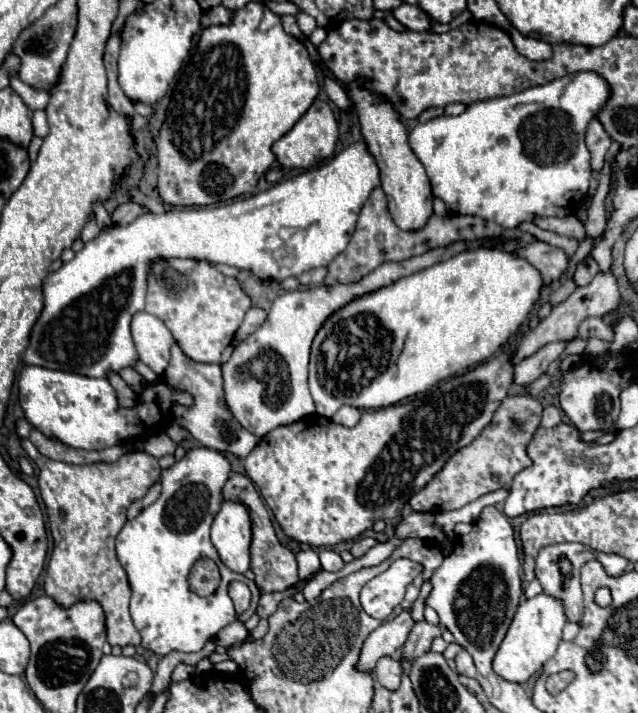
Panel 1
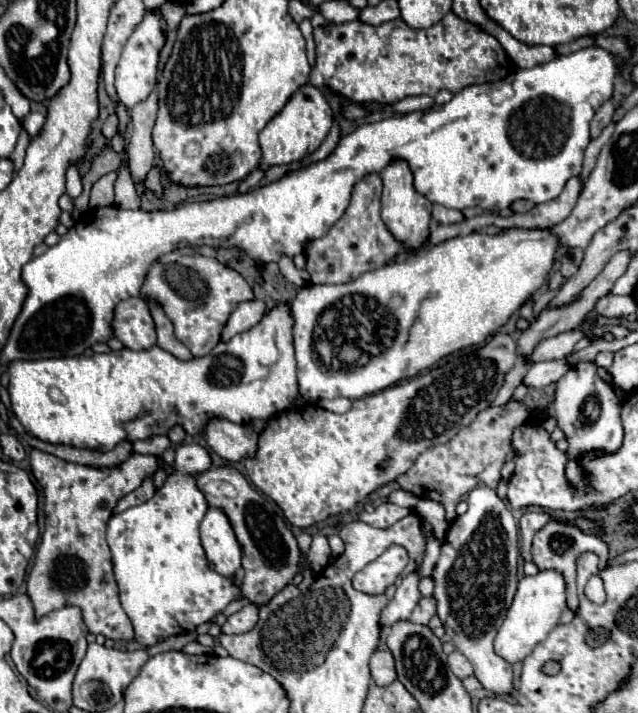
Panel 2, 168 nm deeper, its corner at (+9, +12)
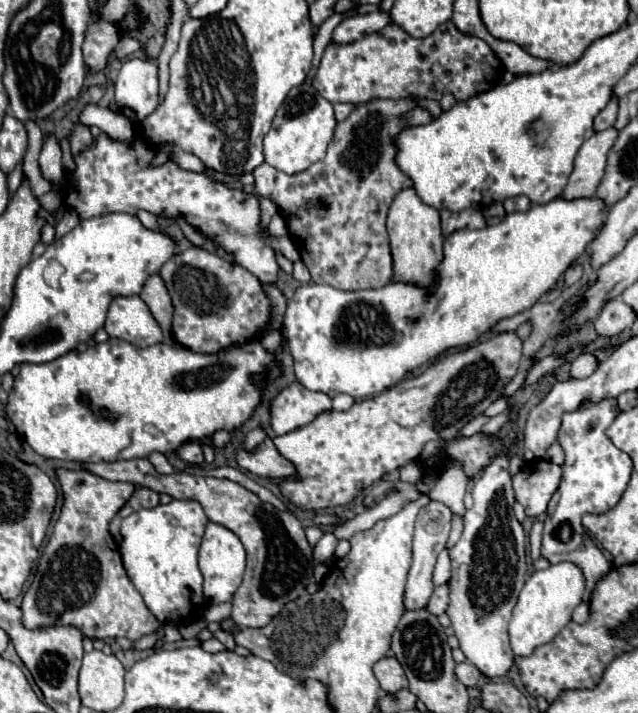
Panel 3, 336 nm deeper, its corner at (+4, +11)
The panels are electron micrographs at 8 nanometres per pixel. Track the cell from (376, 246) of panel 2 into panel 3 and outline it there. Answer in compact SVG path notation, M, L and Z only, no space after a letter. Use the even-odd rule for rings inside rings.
M414 97L370 99L356 105L348 119L336 125L326 157L310 169L286 175L262 163L252 171L256 193L276 203L314 283L358 291L384 287L392 279L386 215L396 189L412 187L412 179L394 161L398 151L394 139L408 127L402 115L414 107Z

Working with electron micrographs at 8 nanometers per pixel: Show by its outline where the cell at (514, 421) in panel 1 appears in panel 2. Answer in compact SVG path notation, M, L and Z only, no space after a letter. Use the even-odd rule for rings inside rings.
M509 400L503 406L489 406L477 414L469 428L461 428L461 432L451 438L447 444L433 446L425 450L411 470L405 476L399 476L397 482L403 490L415 494L417 498L429 498L441 502L447 510L447 522L453 522L457 502L469 494L475 486L483 484L489 488L497 488L501 480L501 468L511 452L511 434L517 426L529 420L529 408L521 400Z

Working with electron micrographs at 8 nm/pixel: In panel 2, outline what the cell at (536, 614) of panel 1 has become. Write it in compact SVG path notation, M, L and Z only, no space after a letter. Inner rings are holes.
M545 570L535 576L525 576L519 580L513 604L507 610L507 616L495 636L495 652L509 664L521 662L529 652L547 638L547 634L557 626L561 612L565 610L565 582L559 572Z

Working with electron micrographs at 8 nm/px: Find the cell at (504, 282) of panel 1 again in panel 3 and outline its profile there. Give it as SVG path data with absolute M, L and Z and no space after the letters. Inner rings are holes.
M562 199L550 203L532 203L526 213L510 213L504 221L478 231L462 229L446 237L444 261L438 267L438 283L430 289L408 283L388 283L382 289L340 291L330 285L302 285L288 301L282 321L282 333L294 357L294 371L302 385L312 391L322 391L330 397L348 393L354 399L364 399L386 391L406 377L406 373L436 359L452 347L464 347L476 341L500 319L512 317L530 309L546 291L550 291L558 277L576 261L596 237L604 221L604 201L592 199Z

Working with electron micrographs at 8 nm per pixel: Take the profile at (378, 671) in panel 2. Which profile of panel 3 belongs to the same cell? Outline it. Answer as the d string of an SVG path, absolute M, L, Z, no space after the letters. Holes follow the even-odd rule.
M384 657L374 665L374 675L380 683L380 687L386 693L396 693L404 687L408 687L408 679L404 675L404 669L394 657Z

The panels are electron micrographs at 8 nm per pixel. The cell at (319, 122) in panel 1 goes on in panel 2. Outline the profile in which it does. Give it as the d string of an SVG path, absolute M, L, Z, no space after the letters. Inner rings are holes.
M311 84L301 86L289 98L285 108L261 130L259 144L261 144L261 152L263 152L263 162L273 166L273 164L291 164L291 162L299 162L299 160L307 158L325 140L331 124L333 124L333 112L331 112L325 96L321 94L321 90L317 90Z

